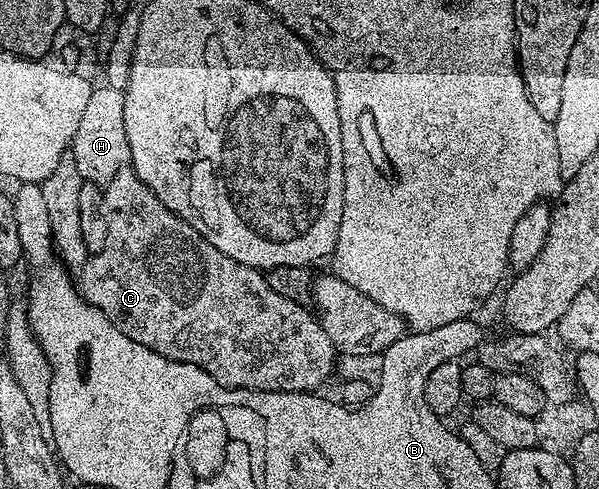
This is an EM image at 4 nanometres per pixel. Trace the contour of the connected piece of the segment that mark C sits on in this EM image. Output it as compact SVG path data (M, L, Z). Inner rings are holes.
M132 167L121 168L119 174L115 174L115 178L111 178L111 182L104 185L103 191L105 213L107 214L107 246L103 246L103 250L92 253L85 261L85 265L79 269L79 276L81 276L79 291L87 303L103 310L103 314L107 314L109 321L123 334L127 334L127 338L155 350L155 354L163 354L163 358L199 366L204 372L211 374L211 378L215 378L215 382L219 382L225 389L244 390L249 394L255 392L311 392L320 389L334 375L334 373L332 374L333 363L339 360L338 350L331 342L331 338L327 338L327 330L323 330L316 315L306 305L296 304L291 302L291 298L282 298L280 294L275 294L275 290L271 290L271 286L267 286L264 275L258 269L243 266L239 262L235 262L235 258L227 258L223 254L223 250L215 250L215 246L211 246L211 242L207 242L205 236L196 232L183 218L179 218L171 210L167 210L167 206L163 206L163 202L159 202L159 198L155 198L153 191L138 178Z

